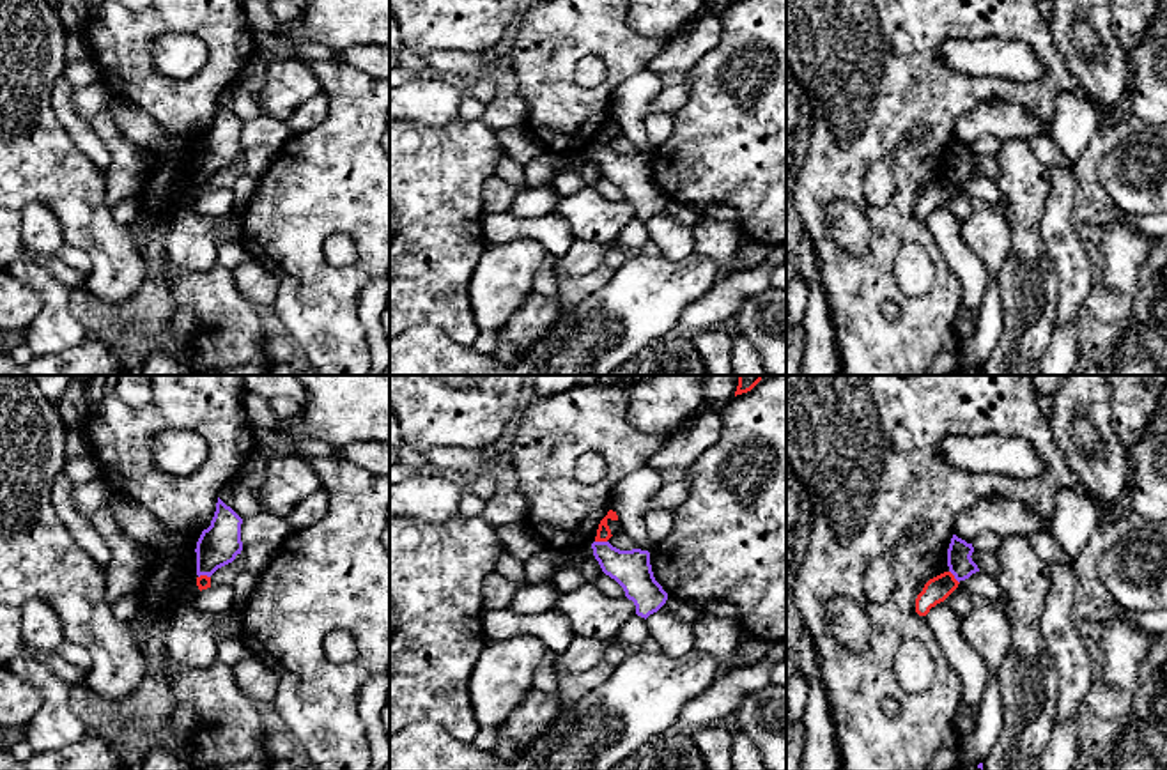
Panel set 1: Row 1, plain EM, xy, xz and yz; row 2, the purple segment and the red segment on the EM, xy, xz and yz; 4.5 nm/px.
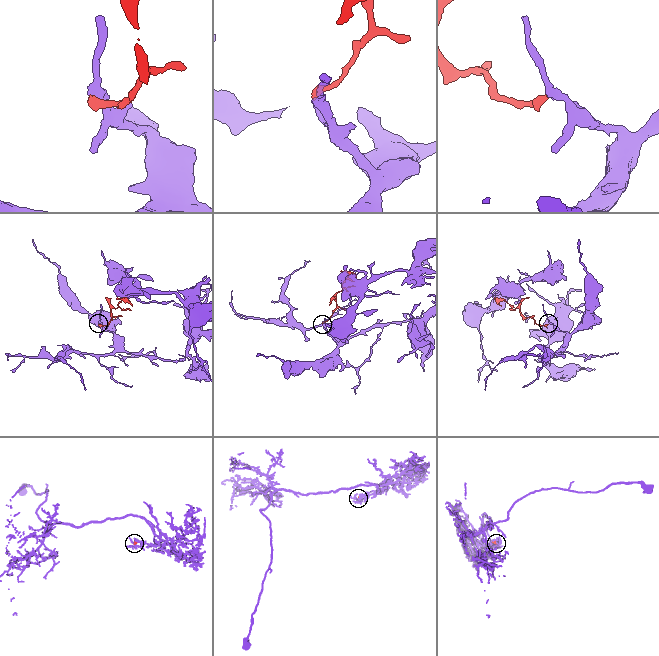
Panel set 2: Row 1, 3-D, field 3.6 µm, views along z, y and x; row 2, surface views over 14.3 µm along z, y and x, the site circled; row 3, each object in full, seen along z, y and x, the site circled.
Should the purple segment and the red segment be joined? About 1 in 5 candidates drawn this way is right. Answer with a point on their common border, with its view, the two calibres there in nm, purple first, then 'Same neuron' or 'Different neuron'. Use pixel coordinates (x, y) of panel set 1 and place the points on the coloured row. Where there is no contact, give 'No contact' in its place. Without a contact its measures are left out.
Touches purple at xz (601, 542). Thickness 180 nm (purple) against 60 nm. Different neuron

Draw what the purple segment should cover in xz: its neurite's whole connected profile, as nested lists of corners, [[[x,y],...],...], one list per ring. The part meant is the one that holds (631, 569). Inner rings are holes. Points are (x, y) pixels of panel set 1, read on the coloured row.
[[[593,542],[591,549],[602,572],[614,579],[634,602],[638,616],[646,620],[666,604],[668,593],[653,577],[648,551],[620,551],[609,542]]]

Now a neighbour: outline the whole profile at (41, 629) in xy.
[[[27,600],[21,616],[23,643],[43,653],[58,653],[66,635],[55,611],[43,600]]]

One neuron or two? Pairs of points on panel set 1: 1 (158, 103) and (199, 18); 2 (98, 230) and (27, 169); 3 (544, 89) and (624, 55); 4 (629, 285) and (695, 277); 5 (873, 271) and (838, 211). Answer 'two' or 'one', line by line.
1: one
2: one
3: one
4: one
5: two

